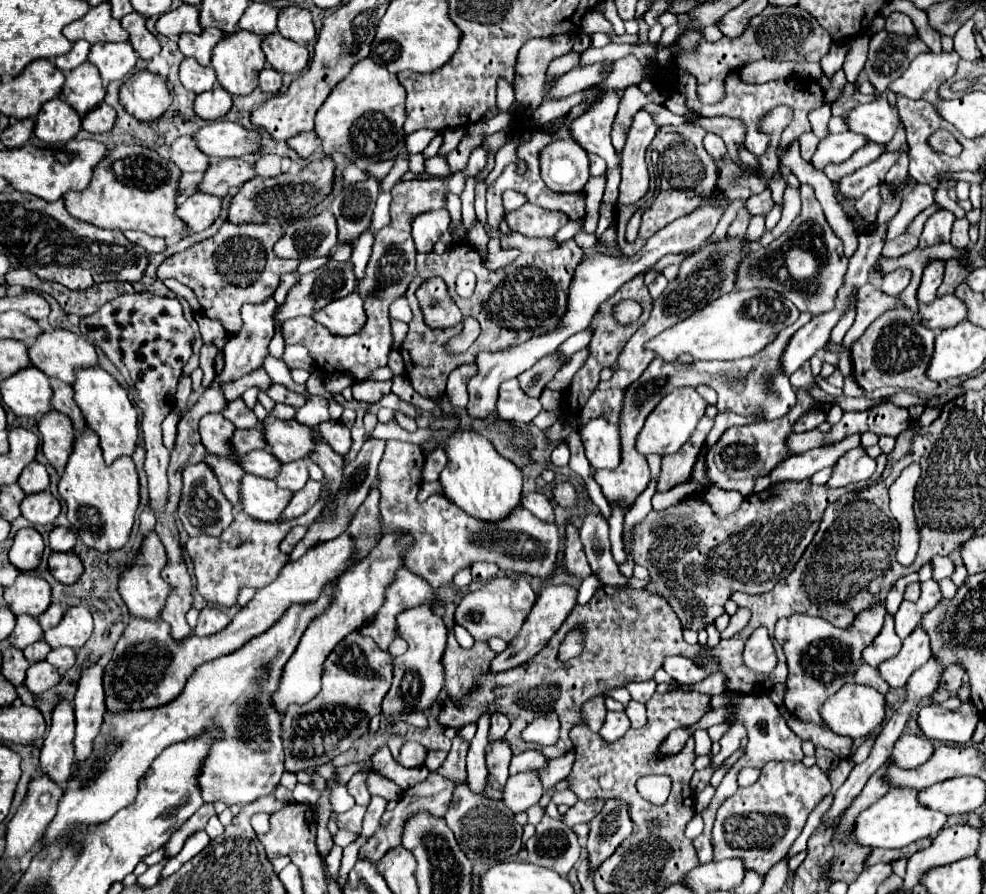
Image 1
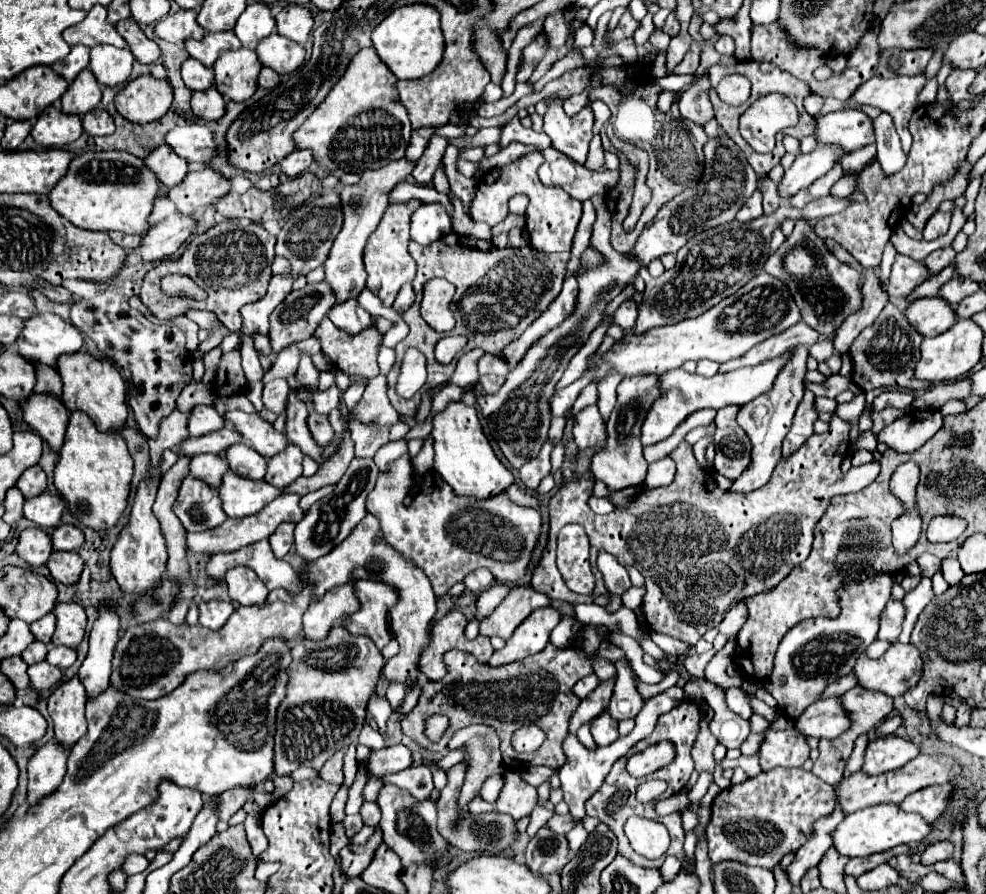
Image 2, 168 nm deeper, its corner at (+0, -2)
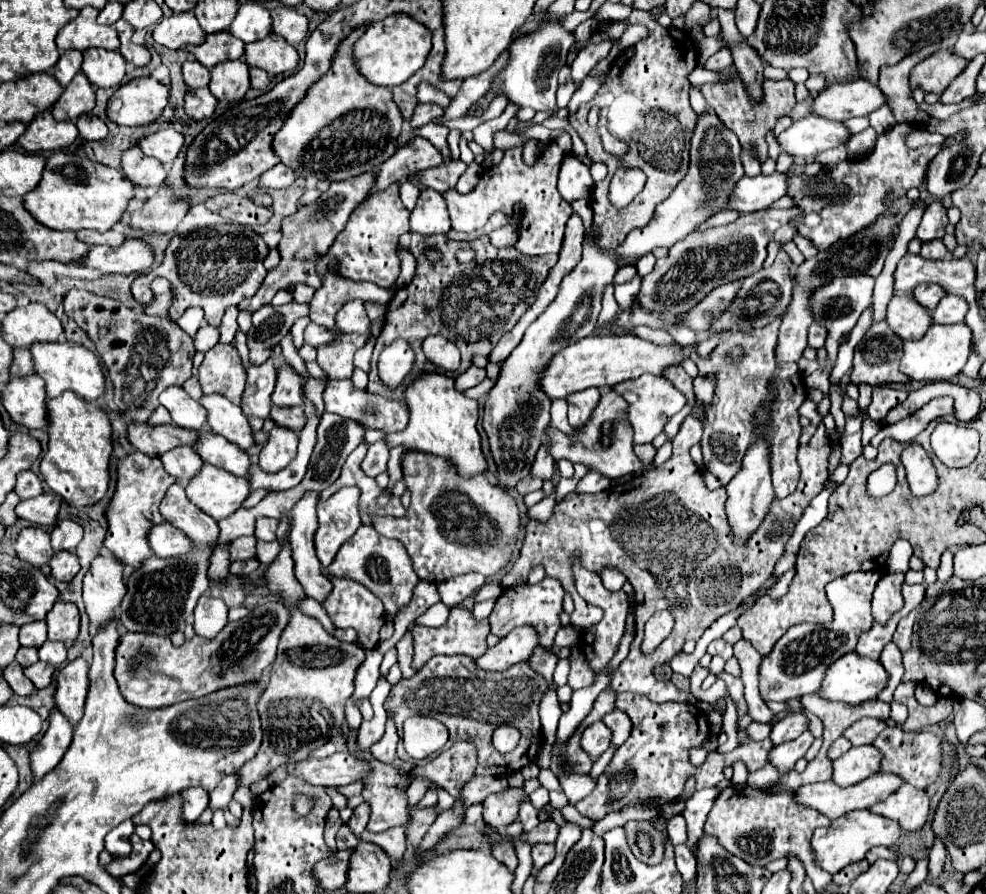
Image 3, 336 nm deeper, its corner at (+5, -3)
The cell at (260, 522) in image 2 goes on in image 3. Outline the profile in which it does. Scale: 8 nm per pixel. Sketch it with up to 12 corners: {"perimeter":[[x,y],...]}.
{"perimeter":[[171,523],[153,525],[149,545],[157,557],[181,557],[195,549]]}

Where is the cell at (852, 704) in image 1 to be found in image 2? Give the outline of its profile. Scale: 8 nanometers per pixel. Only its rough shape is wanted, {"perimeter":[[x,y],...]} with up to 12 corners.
{"perimeter":[[838,698],[810,704],[794,720],[804,736],[830,740],[850,728]]}

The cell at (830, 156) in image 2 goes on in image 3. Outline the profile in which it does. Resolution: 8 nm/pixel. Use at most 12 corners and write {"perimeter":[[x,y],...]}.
{"perimeter":[[787,173],[745,177],[727,209],[771,207],[789,189]]}

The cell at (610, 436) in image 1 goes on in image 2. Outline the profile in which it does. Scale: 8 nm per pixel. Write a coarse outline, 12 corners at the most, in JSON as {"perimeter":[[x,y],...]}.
{"perimeter":[[598,406],[574,416],[574,440],[580,450],[606,444],[606,424]]}

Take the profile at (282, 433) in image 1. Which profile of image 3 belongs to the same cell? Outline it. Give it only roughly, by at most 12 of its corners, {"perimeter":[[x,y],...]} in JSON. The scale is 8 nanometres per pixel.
{"perimeter":[[205,395],[207,425],[243,451],[255,445],[239,405]]}

